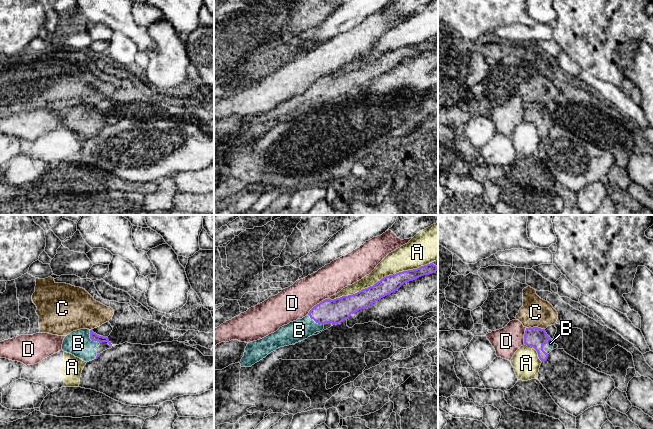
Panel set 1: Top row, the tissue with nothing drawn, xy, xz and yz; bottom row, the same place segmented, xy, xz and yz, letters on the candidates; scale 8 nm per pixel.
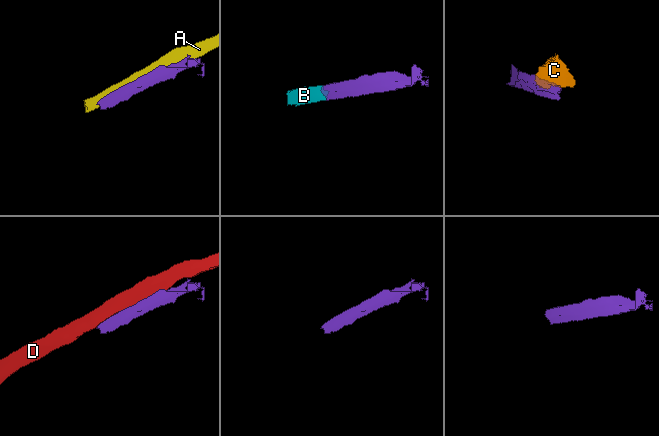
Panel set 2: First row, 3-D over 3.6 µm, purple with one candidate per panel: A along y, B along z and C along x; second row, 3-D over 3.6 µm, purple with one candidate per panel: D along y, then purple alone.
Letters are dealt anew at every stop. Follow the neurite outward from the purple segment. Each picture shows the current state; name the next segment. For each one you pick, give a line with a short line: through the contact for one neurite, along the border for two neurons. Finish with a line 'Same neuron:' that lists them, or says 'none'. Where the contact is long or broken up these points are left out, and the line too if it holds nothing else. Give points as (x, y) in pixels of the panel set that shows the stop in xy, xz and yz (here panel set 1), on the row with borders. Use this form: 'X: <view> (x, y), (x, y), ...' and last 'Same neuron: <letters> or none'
B: xy (93, 336), (91, 339), (78, 343)
Same neuron: B

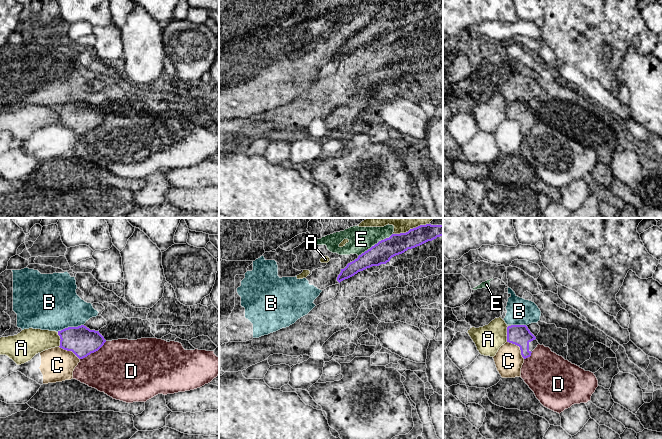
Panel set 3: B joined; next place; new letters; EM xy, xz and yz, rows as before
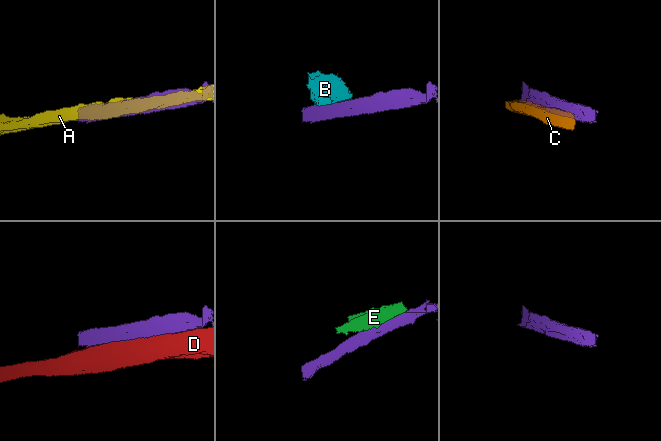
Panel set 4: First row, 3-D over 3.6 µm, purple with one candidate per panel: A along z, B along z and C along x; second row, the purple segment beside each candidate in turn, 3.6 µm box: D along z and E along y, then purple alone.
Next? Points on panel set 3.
Same neuron: none

